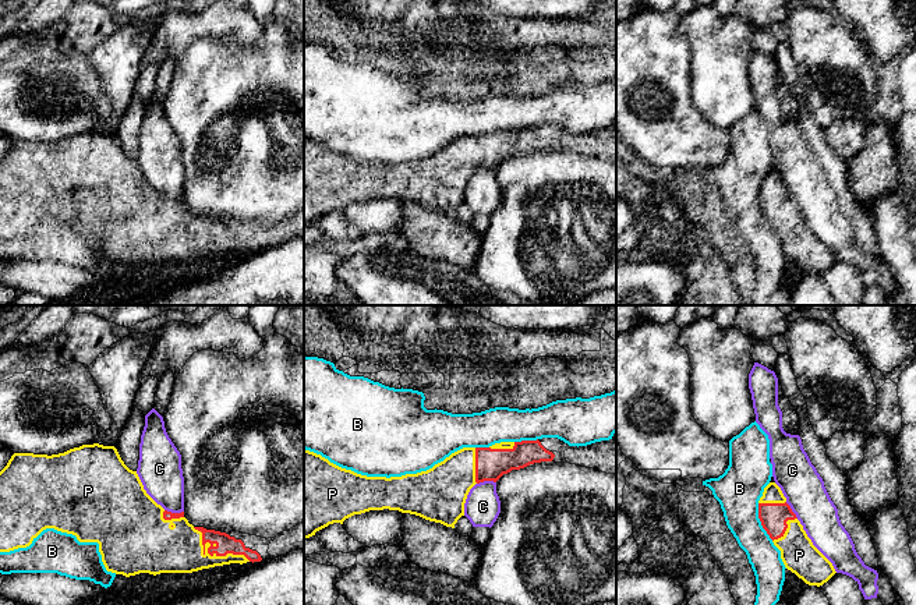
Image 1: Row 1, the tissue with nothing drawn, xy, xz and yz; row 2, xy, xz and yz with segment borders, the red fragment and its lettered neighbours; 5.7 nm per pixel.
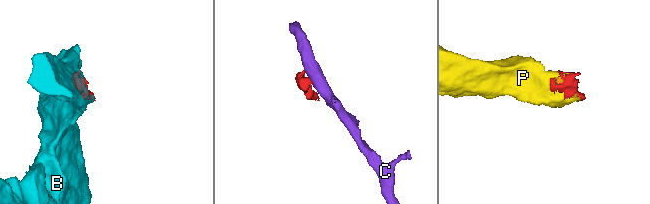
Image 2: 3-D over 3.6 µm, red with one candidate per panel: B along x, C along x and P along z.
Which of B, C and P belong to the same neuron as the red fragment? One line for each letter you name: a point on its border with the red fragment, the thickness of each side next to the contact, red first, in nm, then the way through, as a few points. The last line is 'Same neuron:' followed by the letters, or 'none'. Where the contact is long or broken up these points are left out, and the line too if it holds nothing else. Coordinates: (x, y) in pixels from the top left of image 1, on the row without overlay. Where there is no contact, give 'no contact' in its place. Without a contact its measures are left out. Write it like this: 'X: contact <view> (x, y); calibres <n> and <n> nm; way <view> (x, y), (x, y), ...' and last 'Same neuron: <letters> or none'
P: contact xy (216, 243); calibres 110 and 280 nm
Same neuron: P

